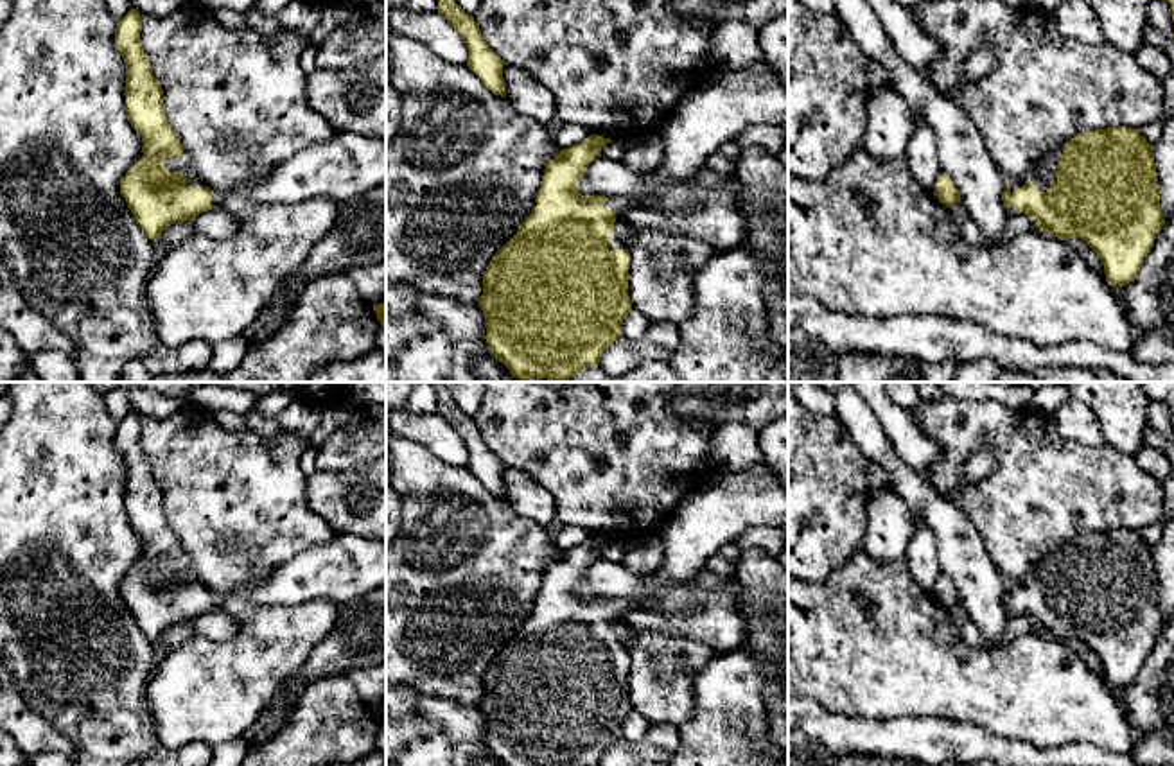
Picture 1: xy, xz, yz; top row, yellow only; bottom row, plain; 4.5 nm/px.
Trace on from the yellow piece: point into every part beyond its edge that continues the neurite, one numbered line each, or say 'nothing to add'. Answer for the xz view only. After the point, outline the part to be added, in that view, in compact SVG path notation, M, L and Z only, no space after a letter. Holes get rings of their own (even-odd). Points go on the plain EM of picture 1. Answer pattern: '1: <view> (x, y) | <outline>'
1: xz (618, 644) | M618 622L614 624L612 646L609 653L616 653L616 651L626 651L626 644L623 640L623 633L618 628Z

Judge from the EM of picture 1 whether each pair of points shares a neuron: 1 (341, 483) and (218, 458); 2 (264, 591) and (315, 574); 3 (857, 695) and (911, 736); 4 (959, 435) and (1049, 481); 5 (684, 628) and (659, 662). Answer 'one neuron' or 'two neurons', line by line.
1: two neurons
2: one neuron
3: two neurons
4: one neuron
5: two neurons

